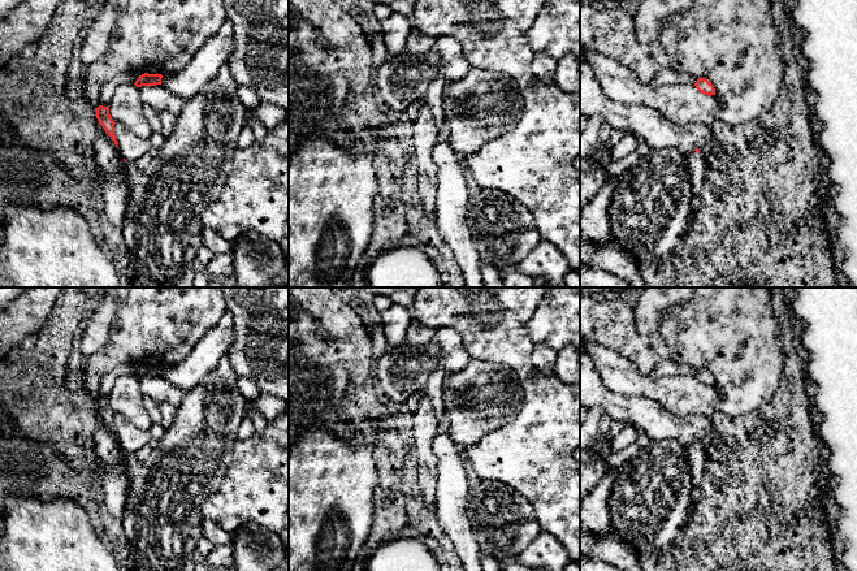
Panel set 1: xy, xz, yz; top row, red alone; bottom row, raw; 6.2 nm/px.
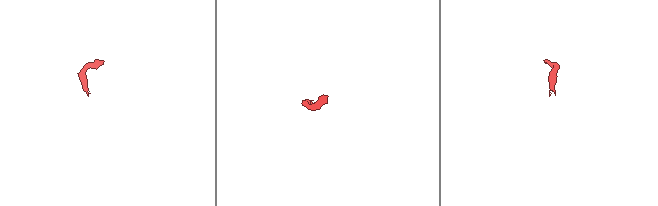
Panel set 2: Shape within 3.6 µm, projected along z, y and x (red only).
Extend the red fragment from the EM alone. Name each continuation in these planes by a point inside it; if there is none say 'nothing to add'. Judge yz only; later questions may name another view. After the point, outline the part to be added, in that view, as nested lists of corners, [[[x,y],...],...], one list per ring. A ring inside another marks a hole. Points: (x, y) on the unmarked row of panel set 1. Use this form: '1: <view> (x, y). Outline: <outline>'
1: yz (696, 457). Outline: [[[693,442],[688,449],[688,462],[691,467],[692,483],[693,483],[693,501],[692,506],[693,510],[697,507],[701,492],[702,492],[702,483],[705,480],[705,463],[706,455],[701,447],[701,445]]]

